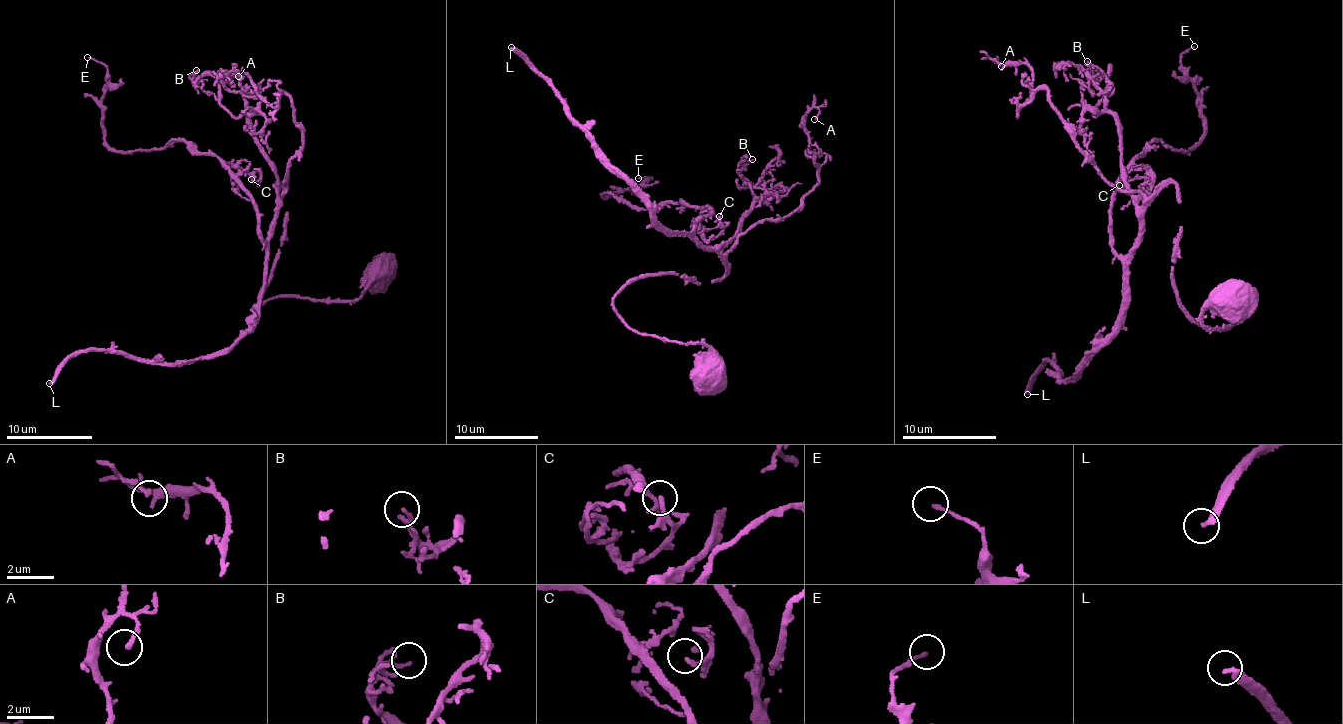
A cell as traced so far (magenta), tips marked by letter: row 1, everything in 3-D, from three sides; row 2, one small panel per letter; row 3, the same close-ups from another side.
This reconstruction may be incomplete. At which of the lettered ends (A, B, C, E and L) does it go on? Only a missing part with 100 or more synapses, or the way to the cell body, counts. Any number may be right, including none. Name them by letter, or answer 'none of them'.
L

